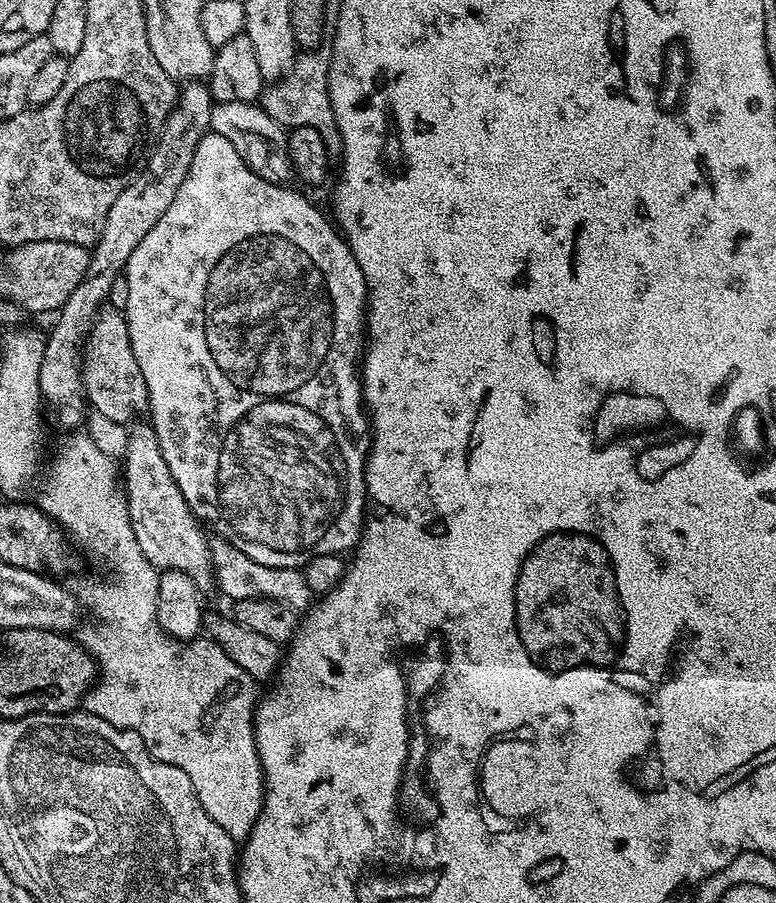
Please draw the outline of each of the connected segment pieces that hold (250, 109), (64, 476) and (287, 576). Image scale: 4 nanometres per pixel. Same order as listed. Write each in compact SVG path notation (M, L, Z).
M226 102L225 104L213 103L212 113L208 128L213 132L222 134L234 150L254 170L263 180L268 180L271 184L287 185L288 180L294 176L292 159L288 157L288 138L283 127L276 124L274 118L265 112L259 103L253 102Z
M76 430L73 436L68 436L64 440L64 445L56 452L56 457L52 460L52 469L48 472L48 477L44 480L44 489L40 492L40 501L38 507L41 512L45 512L54 523L60 525L61 529L70 537L71 543L76 544L80 548L85 548L90 555L96 560L104 560L106 567L112 571L112 577L109 580L84 580L80 584L80 592L78 591L78 599L85 609L88 608L101 620L102 623L97 628L79 629L78 642L84 650L91 654L92 659L98 665L98 679L88 690L88 695L82 701L83 711L94 714L98 718L102 718L106 722L113 724L115 728L120 724L128 724L132 731L139 734L142 742L146 742L148 753L158 762L166 762L170 766L178 766L178 770L186 770L186 774L190 777L190 782L194 786L194 790L198 794L198 802L202 802L202 810L206 810L206 814L210 814L210 818L214 818L214 822L218 822L218 826L222 826L222 830L226 830L226 834L230 834L232 839L237 842L243 842L248 839L248 835L252 833L252 828L256 824L256 820L260 817L260 812L264 809L264 768L260 764L260 754L256 749L256 705L258 703L258 682L250 674L246 674L246 670L242 670L242 666L238 666L238 662L234 662L234 658L230 658L230 654L226 654L226 650L222 650L222 646L218 646L210 638L197 638L187 644L179 640L172 639L162 630L162 626L156 617L156 595L158 594L158 582L160 581L160 572L146 558L146 554L142 554L142 546L138 546L138 538L134 538L134 526L130 522L130 514L128 513L128 498L124 494L121 481L118 479L118 464L111 460L102 449L96 445L96 440L86 433L80 432L84 430Z
M219 538L213 539L210 547L214 581L216 580L221 590L229 596L229 601L277 600L283 604L289 604L294 610L307 609L313 603L314 593L307 585L301 569L262 566L262 562L254 562L254 558L246 558L242 550L238 550L233 544L227 544Z

